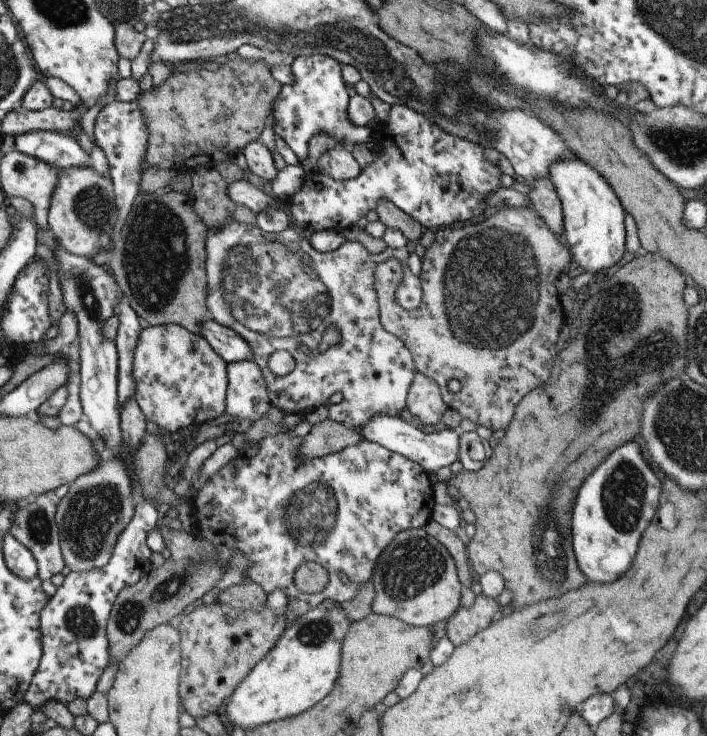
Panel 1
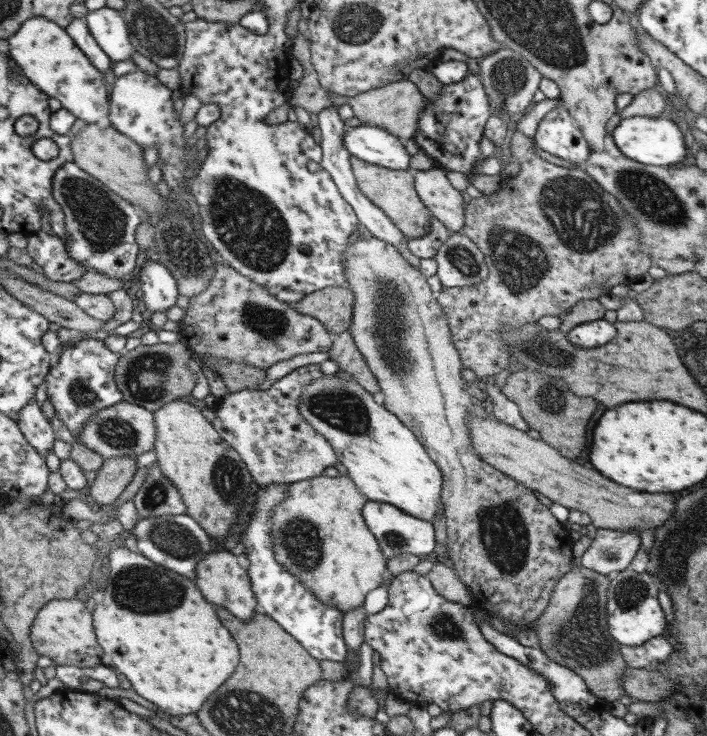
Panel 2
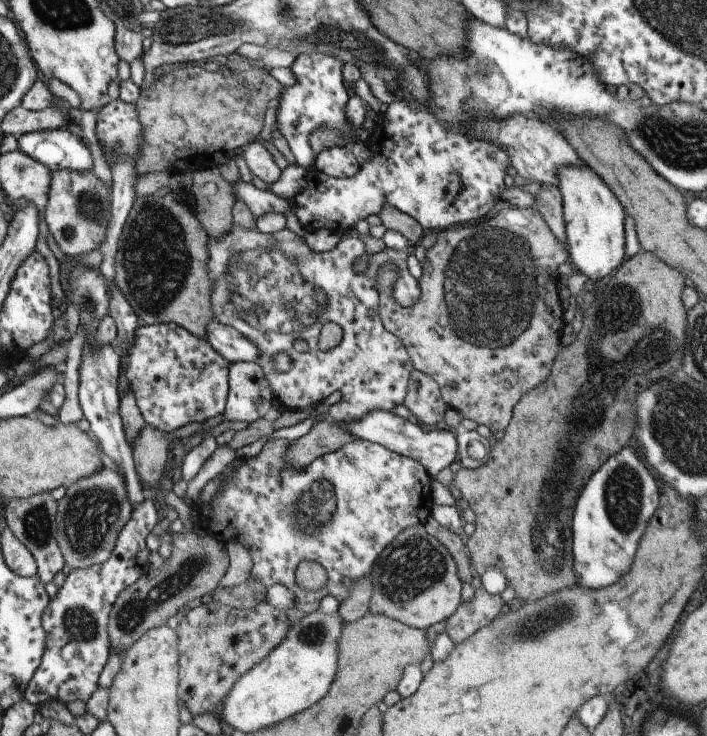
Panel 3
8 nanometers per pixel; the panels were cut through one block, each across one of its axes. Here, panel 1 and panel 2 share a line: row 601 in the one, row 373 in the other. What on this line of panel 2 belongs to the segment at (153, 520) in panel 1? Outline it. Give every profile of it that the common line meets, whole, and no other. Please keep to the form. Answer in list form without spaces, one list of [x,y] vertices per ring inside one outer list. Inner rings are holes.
[[[93,338],[81,340],[75,345],[63,344],[61,347],[58,363],[50,367],[44,382],[47,382],[47,398],[53,404],[55,414],[77,438],[82,426],[92,415],[123,400],[122,392],[114,381],[114,370],[122,353],[112,352],[104,341]]]

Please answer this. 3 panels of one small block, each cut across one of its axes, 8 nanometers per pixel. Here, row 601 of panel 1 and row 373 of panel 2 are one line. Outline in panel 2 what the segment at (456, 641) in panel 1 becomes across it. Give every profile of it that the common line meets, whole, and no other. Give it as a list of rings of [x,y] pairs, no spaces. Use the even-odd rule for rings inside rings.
[[[514,129],[514,135],[510,140],[510,150],[507,152],[509,158],[514,158],[520,164],[520,173],[515,177],[507,177],[500,182],[500,189],[491,195],[483,194],[482,197],[473,198],[465,205],[464,224],[461,233],[468,236],[472,242],[475,242],[478,248],[484,253],[484,260],[488,264],[490,272],[486,275],[484,280],[472,286],[462,286],[454,288],[446,288],[438,292],[436,300],[446,317],[448,317],[448,328],[452,333],[452,342],[454,347],[460,353],[462,359],[462,368],[470,368],[473,370],[481,380],[486,377],[498,374],[504,368],[511,366],[510,353],[508,353],[507,346],[504,344],[504,337],[502,337],[502,326],[508,324],[510,328],[518,328],[526,322],[537,322],[541,316],[561,316],[568,312],[578,301],[586,299],[597,299],[601,296],[611,294],[611,288],[617,284],[629,284],[638,280],[643,274],[648,272],[652,267],[652,260],[650,254],[642,252],[640,246],[640,234],[635,230],[634,220],[624,212],[624,208],[618,204],[618,198],[614,198],[614,194],[608,194],[594,178],[590,178],[590,174],[586,174],[582,168],[565,168],[544,160],[540,155],[534,151],[533,138],[526,136],[521,131]]]

